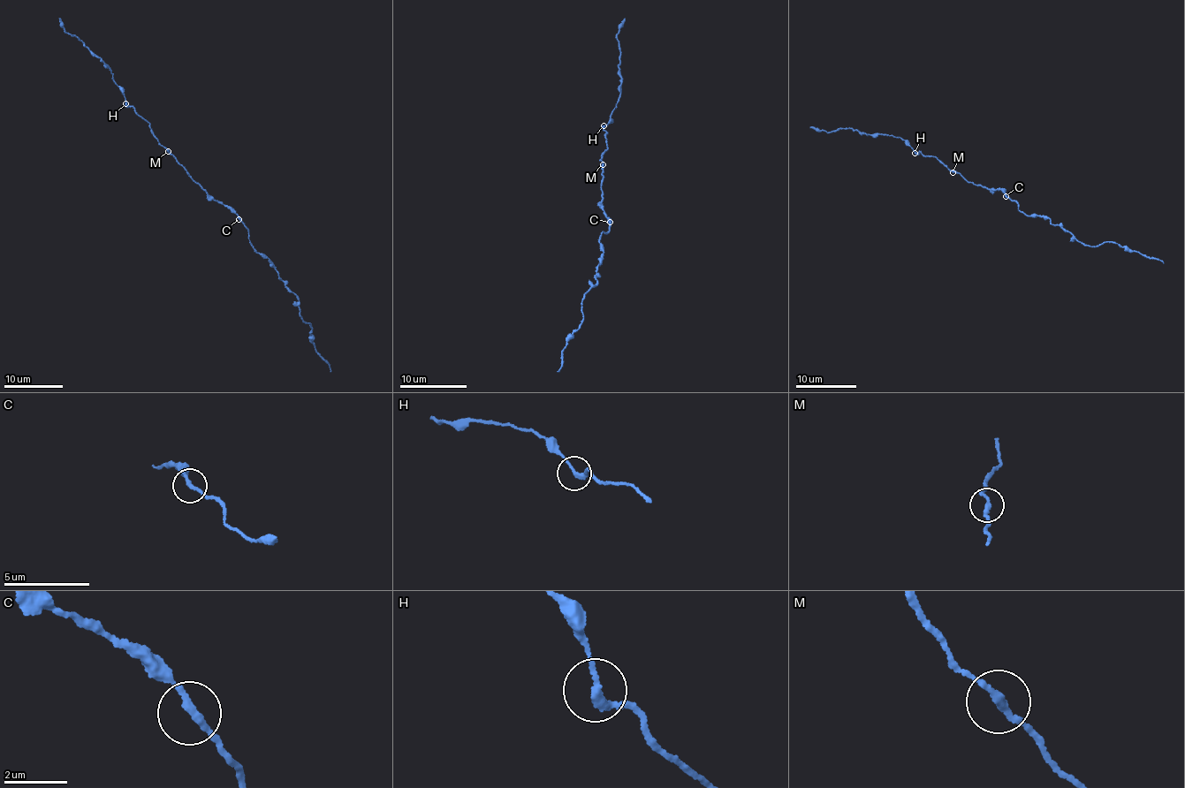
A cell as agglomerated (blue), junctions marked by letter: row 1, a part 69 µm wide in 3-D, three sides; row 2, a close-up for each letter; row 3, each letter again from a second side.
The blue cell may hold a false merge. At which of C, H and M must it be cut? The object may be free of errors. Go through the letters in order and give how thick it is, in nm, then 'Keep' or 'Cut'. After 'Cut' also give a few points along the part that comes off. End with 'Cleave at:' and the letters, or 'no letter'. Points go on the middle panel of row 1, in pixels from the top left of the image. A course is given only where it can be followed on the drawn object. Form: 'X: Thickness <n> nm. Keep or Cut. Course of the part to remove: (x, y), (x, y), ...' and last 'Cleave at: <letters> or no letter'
C: Thickness 200 nm. Keep
H: Thickness 220 nm. Cut. Course of the part to remove: (603, 125), (611, 120), (610, 117), (619, 100), (620, 71), (618, 67), (620, 60), (617, 34), (625, 18)
M: Thickness 240 nm. Keep
Cleave at: H

